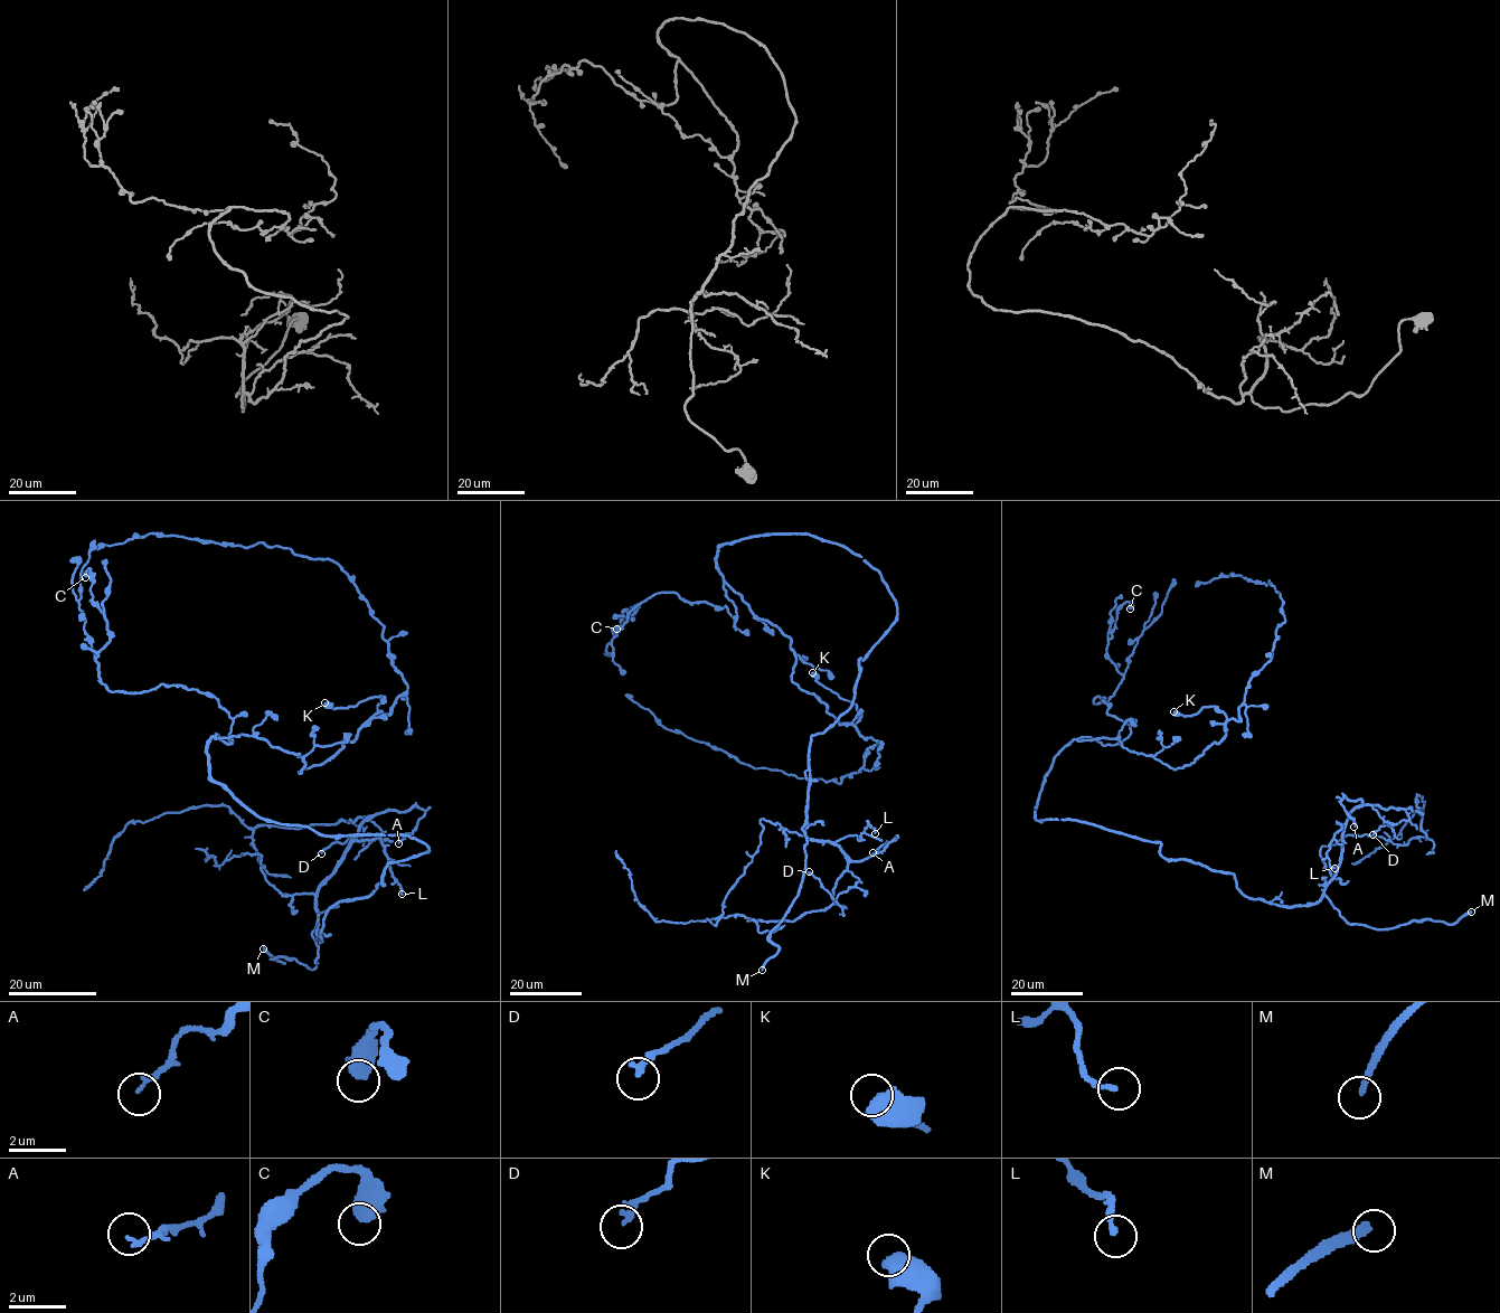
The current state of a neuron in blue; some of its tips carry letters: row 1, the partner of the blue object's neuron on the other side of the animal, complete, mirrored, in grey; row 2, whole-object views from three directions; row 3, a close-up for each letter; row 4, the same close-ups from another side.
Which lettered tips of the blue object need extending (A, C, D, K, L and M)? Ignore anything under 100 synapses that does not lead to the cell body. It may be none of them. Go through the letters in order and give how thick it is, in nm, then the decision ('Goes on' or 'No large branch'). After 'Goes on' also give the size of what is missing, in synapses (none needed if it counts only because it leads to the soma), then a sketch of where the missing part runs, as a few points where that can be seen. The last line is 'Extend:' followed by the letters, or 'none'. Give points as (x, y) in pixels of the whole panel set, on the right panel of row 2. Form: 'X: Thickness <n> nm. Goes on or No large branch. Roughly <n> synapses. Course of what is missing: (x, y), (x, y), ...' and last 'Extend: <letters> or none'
A: Thickness 160 nm. No large branch
C: Thickness 550 nm. No large branch
D: Thickness 220 nm. No large branch
K: Thickness 700 nm. No large branch
L: Thickness 180 nm. No large branch
M: Thickness 260 nm. No large branch
Extend: none

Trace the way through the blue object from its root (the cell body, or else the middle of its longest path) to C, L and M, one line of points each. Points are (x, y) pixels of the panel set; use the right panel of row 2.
C: (1045, 820), (1053, 758), (1130, 734), (1093, 702), (1123, 678), (1106, 644), (1130, 608)
L: (1045, 820), (1158, 841), (1168, 860), (1289, 907), (1315, 904), (1336, 875), (1337, 822), (1335, 868)
M: (1045, 820), (1158, 841), (1168, 860), (1232, 874), (1252, 898), (1324, 895), (1349, 924), (1471, 912)

